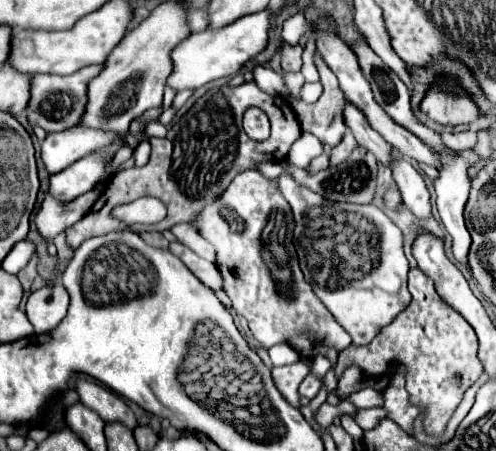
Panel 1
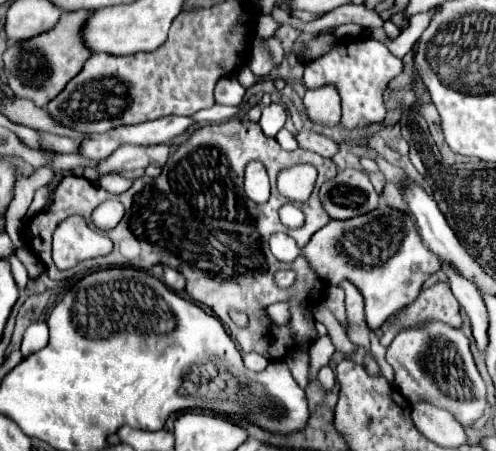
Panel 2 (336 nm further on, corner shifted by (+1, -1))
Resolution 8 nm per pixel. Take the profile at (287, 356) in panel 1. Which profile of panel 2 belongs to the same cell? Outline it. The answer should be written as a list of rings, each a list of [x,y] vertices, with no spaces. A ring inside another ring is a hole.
[[[248,352],[248,354],[244,354],[244,364],[246,364],[246,368],[250,368],[254,372],[260,372],[268,366],[268,358],[258,354],[258,352]]]

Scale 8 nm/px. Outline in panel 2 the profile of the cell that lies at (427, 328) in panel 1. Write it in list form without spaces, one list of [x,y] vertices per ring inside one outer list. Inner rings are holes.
[[[436,282],[434,286],[424,288],[420,296],[412,304],[408,304],[396,320],[388,320],[382,326],[384,336],[380,338],[380,344],[388,346],[400,330],[406,330],[412,326],[424,326],[424,322],[430,322],[430,320],[444,322],[454,328],[462,326],[460,304],[456,302],[452,290],[448,290],[446,282]]]

